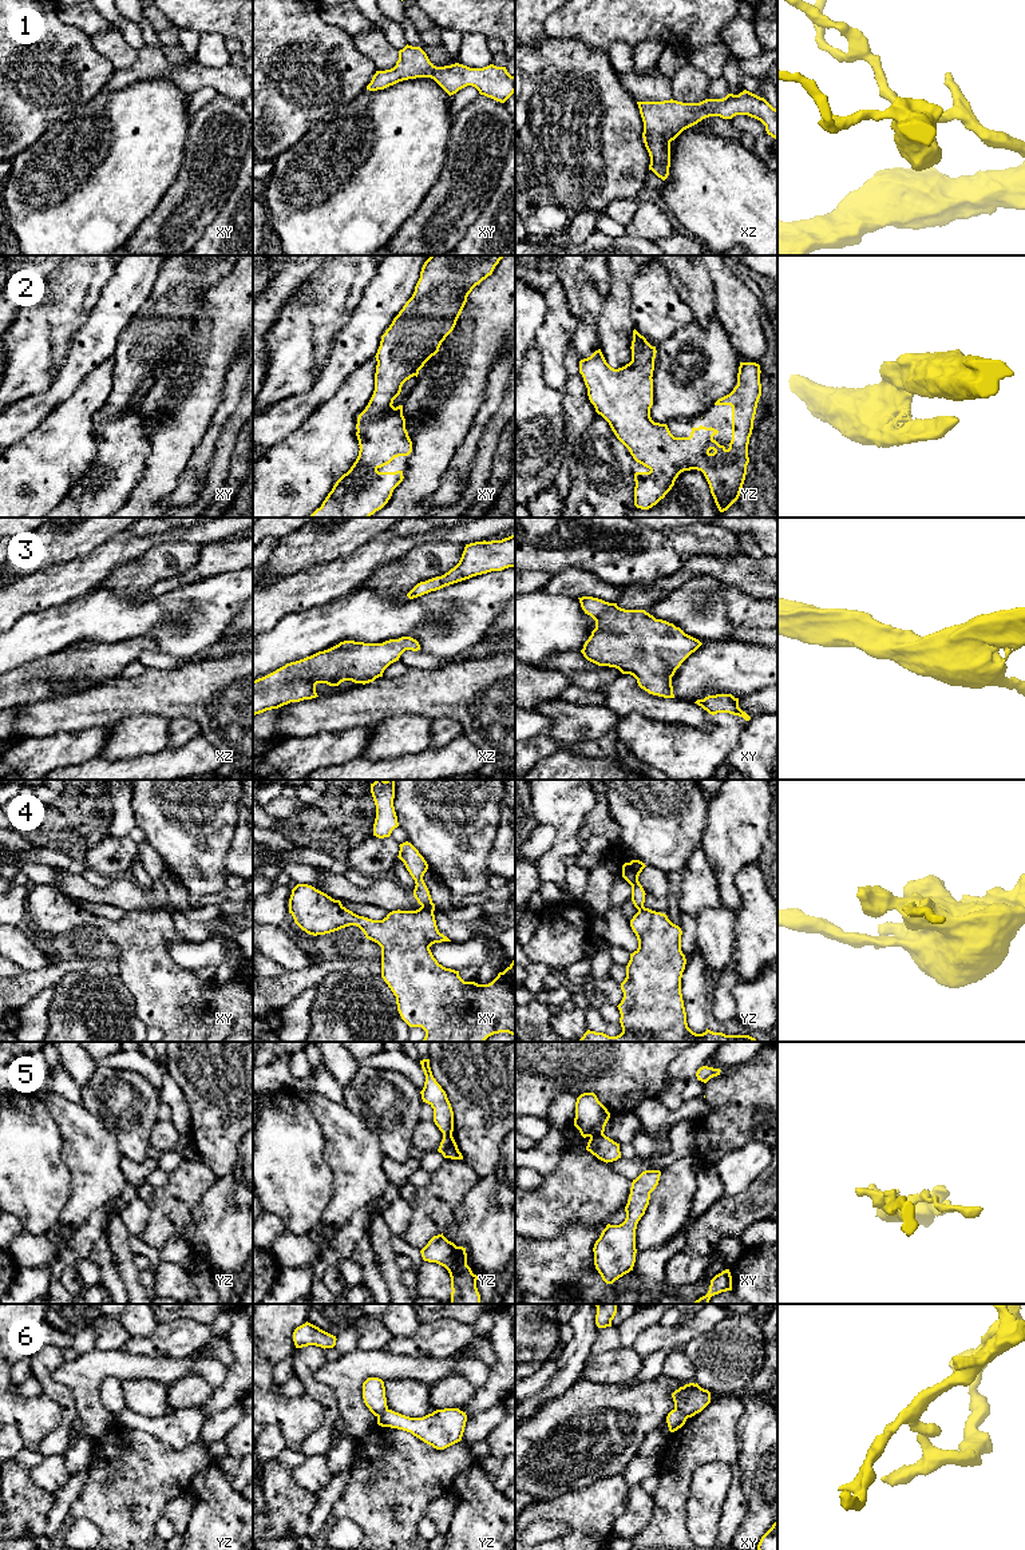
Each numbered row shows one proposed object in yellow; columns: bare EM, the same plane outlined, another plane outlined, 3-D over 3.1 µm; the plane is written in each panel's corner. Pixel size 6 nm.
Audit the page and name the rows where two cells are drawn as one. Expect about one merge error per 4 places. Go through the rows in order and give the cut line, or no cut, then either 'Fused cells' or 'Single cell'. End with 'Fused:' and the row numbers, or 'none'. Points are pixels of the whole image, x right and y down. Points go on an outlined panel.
1: No split. Single cell
2: No split. Single cell
3: No split. Single cell
4: Split along xy (422, 906), (432, 912). Fused cells
5: Split along xy (602, 1133), (596, 1133), (590, 1137). Fused cells
6: Split along xy (675, 1407), (687, 1418). Fused cells
Fused: 4, 5, 6

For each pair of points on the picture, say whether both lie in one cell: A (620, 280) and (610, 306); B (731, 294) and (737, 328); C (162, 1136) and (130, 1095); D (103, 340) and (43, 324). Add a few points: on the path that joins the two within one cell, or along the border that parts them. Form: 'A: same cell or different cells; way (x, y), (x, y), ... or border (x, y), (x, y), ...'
A: same cell; way (620, 286), (617, 300)
B: same cell; way (735, 302), (737, 306), (737, 320)
C: different cells; border (158, 1121), (151, 1130), (150, 1145)
D: different cells; border (92, 305), (87, 318), (71, 336), (63, 361)

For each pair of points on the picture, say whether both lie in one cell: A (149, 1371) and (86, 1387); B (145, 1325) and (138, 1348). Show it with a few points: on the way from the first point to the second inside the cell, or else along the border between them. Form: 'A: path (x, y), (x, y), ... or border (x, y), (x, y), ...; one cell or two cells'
A: path (133, 1368), (105, 1368), (102, 1371); one cell
B: border (158, 1324), (149, 1336), (131, 1336); two cells

